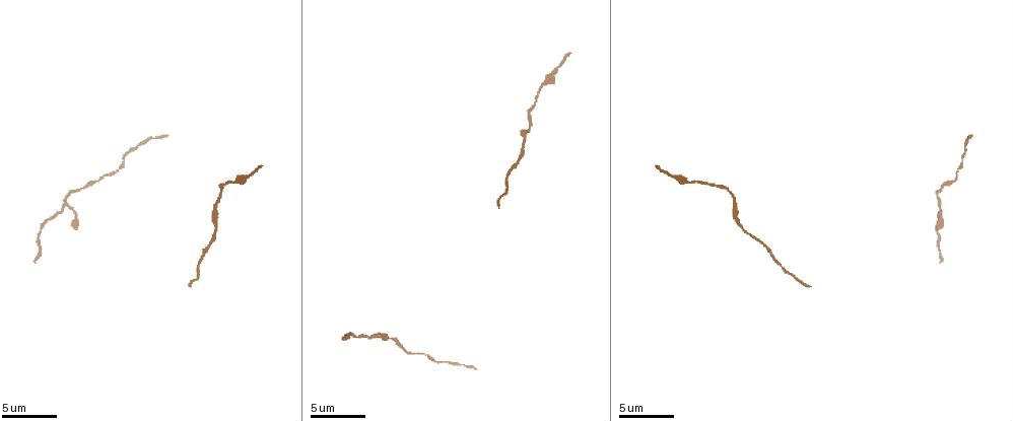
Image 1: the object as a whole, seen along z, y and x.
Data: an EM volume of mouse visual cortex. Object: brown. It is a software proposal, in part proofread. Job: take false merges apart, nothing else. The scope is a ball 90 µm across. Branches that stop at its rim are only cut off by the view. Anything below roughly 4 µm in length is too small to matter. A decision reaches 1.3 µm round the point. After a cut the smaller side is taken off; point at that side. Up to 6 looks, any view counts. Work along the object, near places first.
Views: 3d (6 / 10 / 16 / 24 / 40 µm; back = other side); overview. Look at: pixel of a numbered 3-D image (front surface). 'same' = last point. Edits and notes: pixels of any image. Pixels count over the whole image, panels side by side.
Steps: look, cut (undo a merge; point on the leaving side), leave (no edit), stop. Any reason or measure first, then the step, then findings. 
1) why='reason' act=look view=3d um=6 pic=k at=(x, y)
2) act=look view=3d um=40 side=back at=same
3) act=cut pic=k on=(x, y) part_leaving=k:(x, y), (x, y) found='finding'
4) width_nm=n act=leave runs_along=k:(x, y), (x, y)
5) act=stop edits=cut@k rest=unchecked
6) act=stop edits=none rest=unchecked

why='side arm on a straight run' act=look view=3d um=10 pic=1 at=(939, 204)

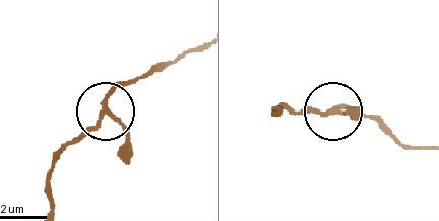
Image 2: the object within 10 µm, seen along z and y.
arms=3 act=leave found='all the same neuron'

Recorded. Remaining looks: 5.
act=look view=3d um=16 pic=1 at=(741, 227)

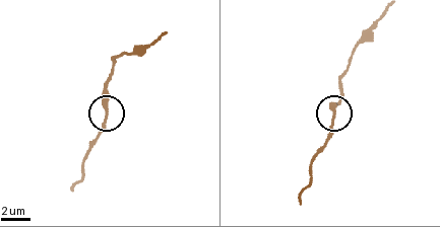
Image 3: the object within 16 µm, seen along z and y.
width_nm=180 act=leave found='all the same neuron'

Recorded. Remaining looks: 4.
why='sudden change in width' act=look view=3d um=6 pic=1 at=(691, 183)

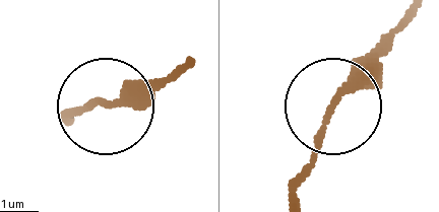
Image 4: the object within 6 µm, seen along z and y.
width_nm=150 act=leave runs_along=4:(297, 202), (332, 104), (390, 41) found='all the same neuron'

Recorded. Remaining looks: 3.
act=stop edits=none rest=unchecked

